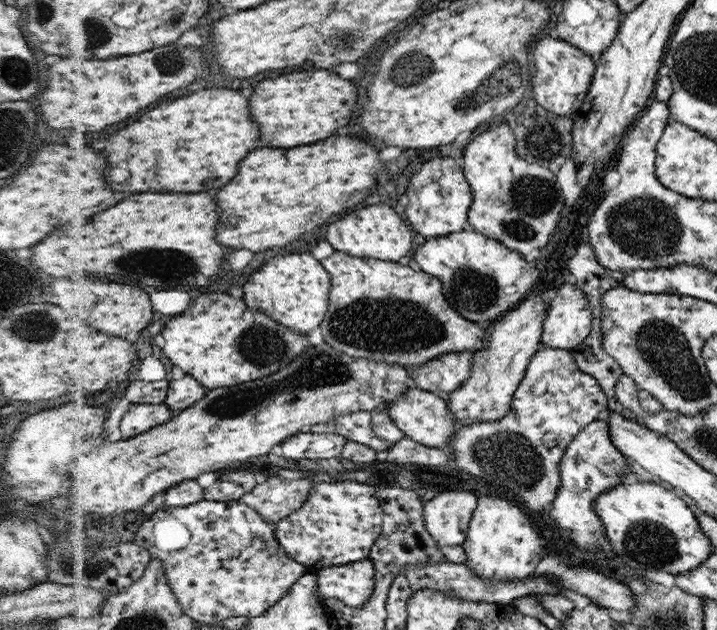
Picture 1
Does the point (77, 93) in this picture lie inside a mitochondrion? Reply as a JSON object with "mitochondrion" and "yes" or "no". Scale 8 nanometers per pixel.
{"mitochondrion":"no"}

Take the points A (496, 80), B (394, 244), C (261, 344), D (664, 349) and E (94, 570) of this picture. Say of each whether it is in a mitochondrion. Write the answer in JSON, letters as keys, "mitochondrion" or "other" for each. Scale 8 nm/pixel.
{"A":"mitochondrion","B":"other","C":"mitochondrion","D":"mitochondrion","E":"mitochondrion"}

